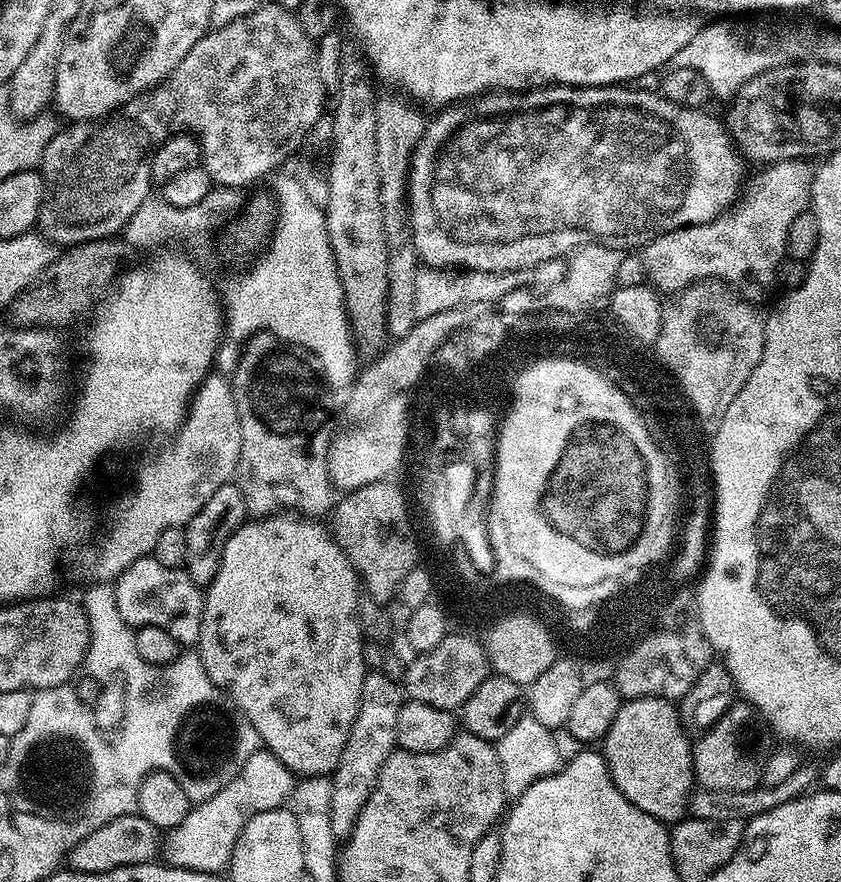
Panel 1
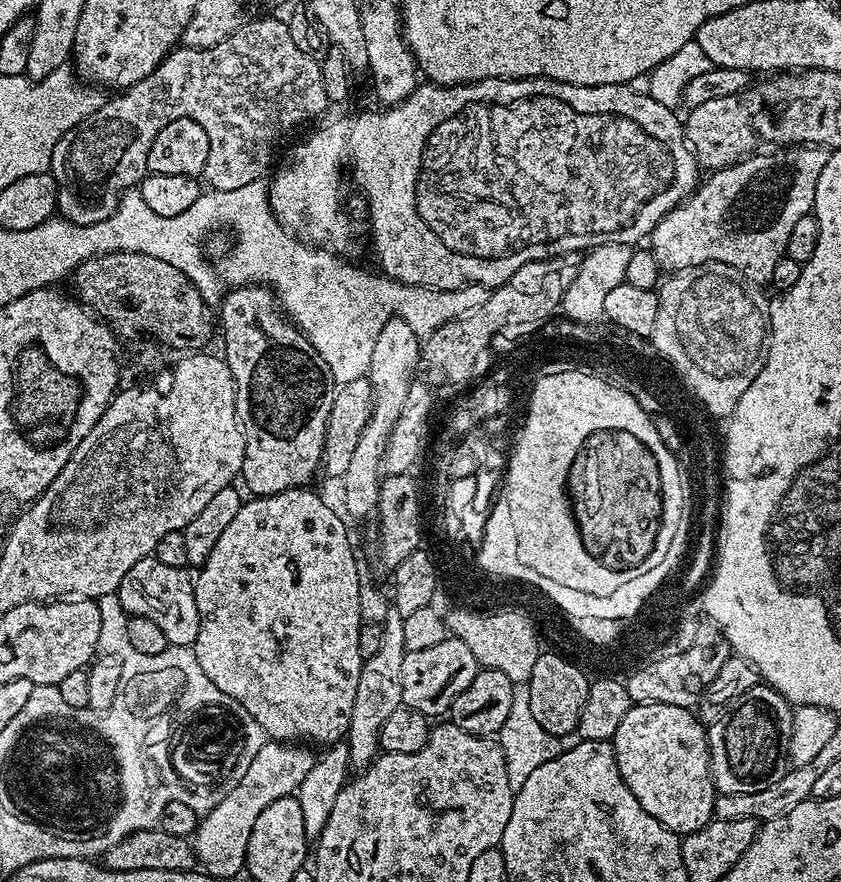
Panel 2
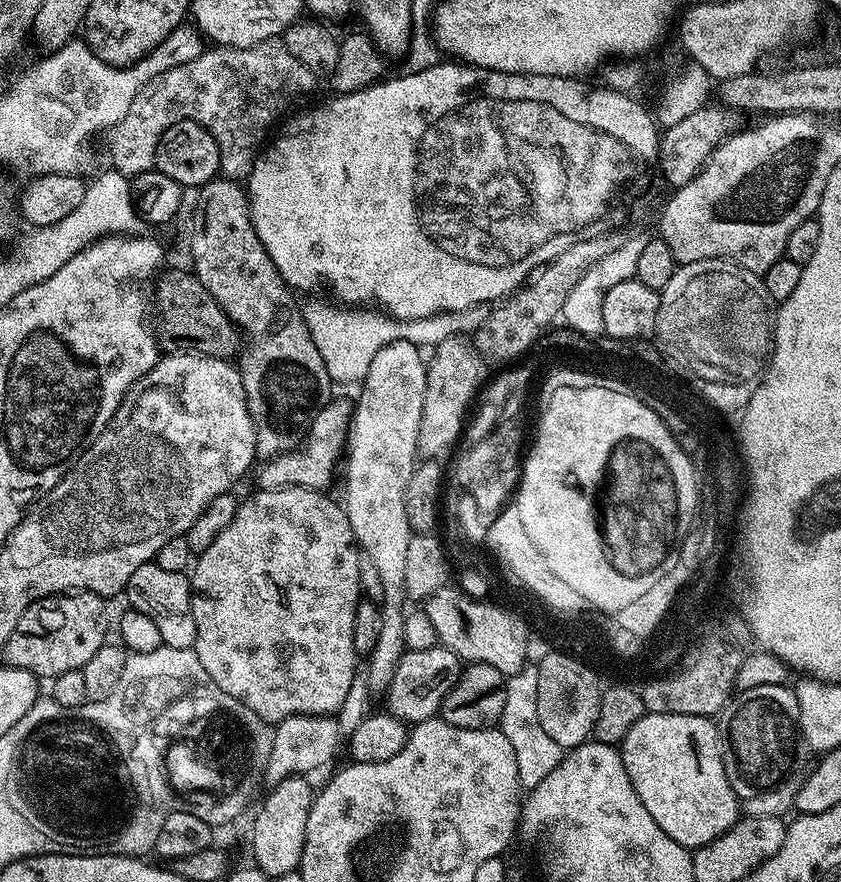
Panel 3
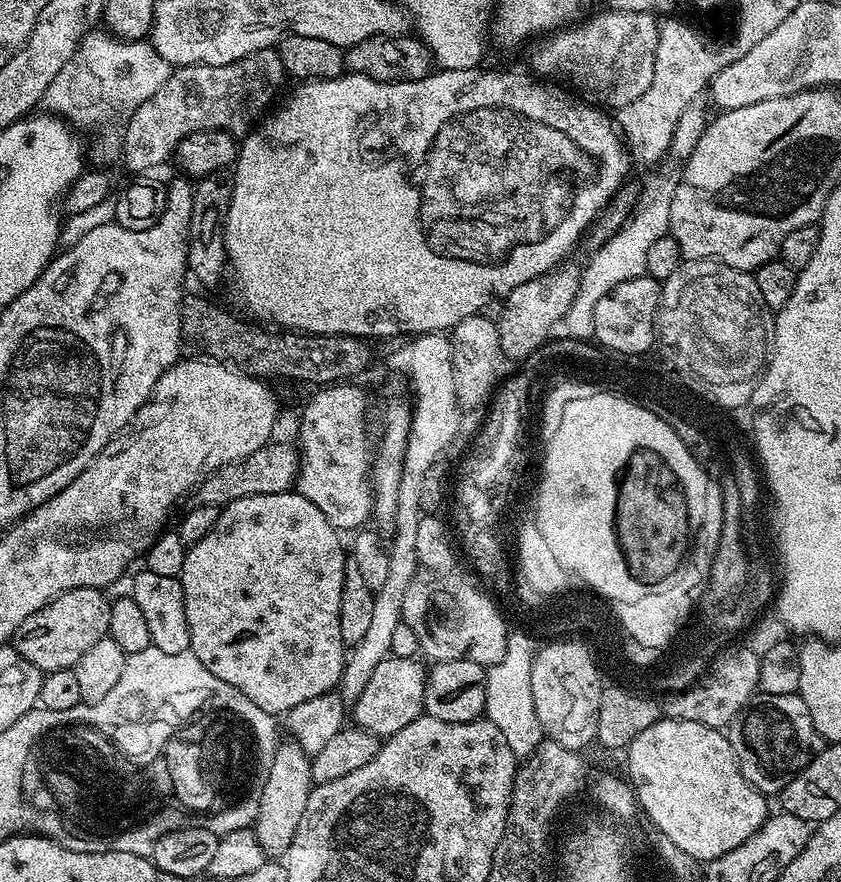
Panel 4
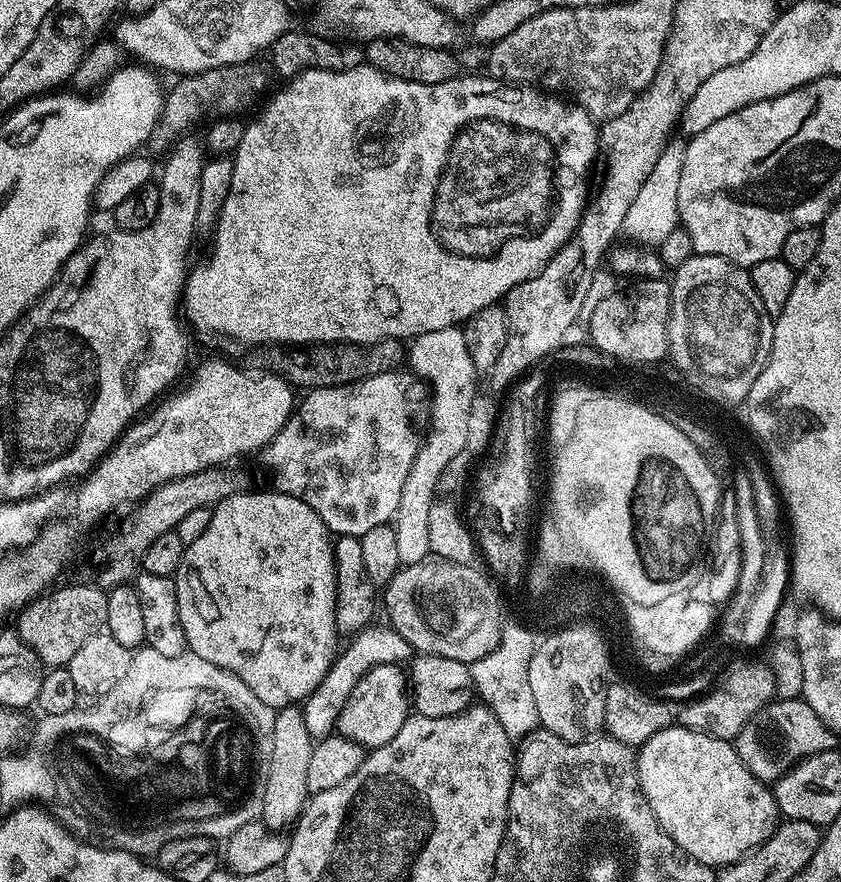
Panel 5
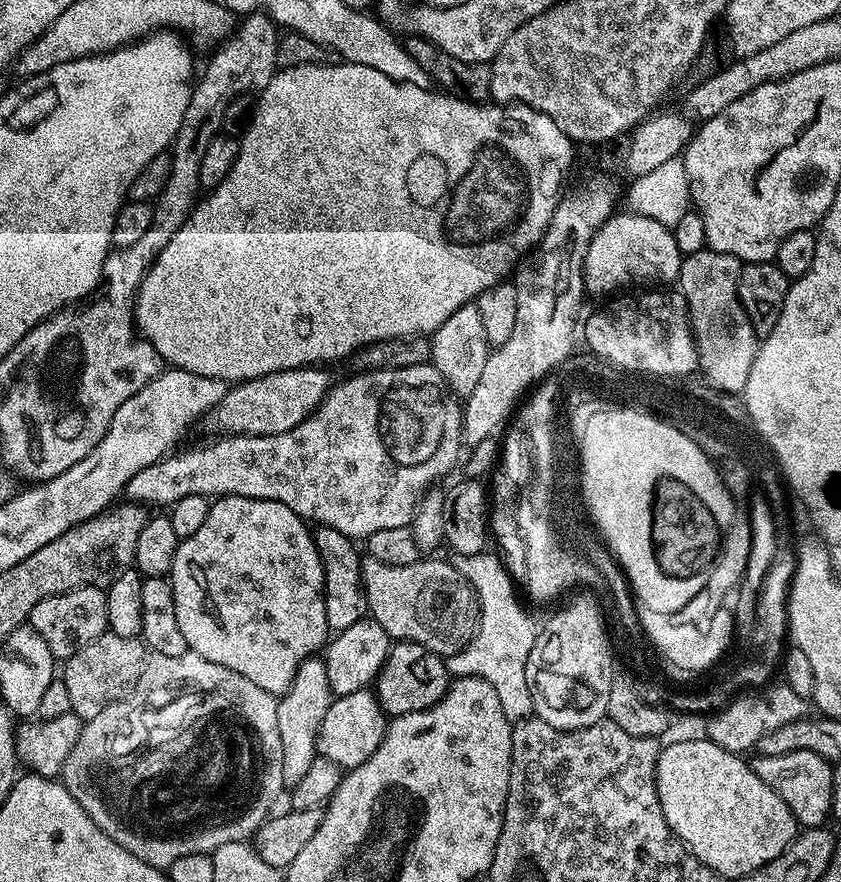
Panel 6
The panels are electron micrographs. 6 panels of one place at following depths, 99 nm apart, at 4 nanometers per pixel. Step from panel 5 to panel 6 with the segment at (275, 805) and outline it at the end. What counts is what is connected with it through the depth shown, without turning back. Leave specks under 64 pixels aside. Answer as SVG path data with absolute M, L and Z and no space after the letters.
M319 655L311 656L302 662L302 666L298 666L294 682L277 699L276 713L278 734L282 738L282 774L285 785L294 785L305 776L310 762L317 756L316 731L320 729L322 718L326 718L326 710L330 710L333 699L329 679L326 678L326 666Z

